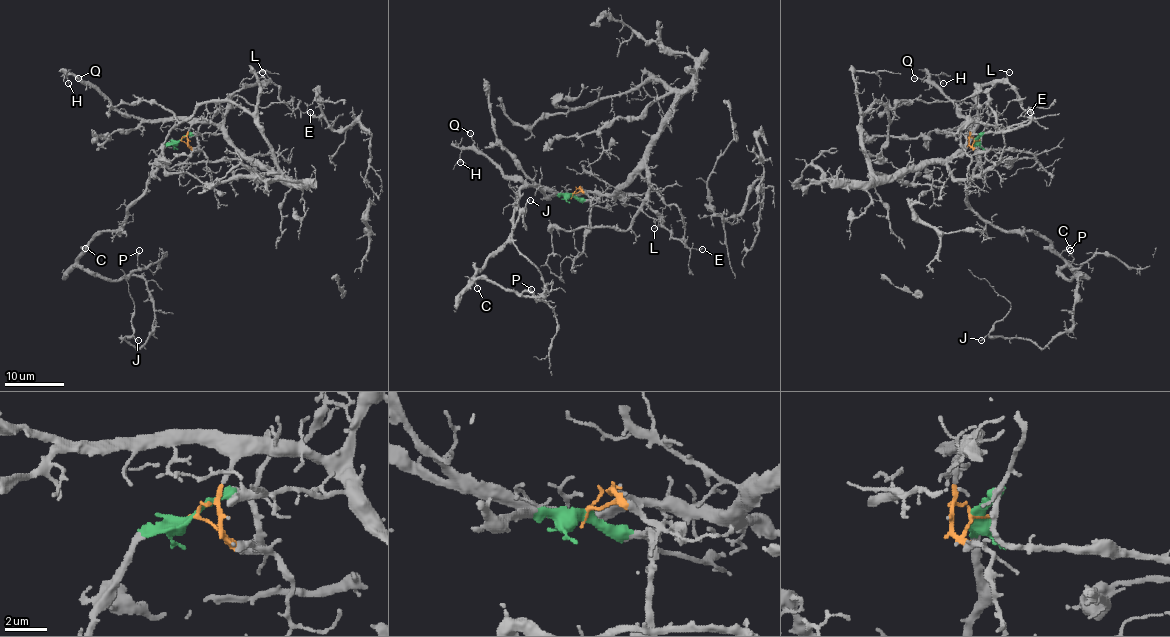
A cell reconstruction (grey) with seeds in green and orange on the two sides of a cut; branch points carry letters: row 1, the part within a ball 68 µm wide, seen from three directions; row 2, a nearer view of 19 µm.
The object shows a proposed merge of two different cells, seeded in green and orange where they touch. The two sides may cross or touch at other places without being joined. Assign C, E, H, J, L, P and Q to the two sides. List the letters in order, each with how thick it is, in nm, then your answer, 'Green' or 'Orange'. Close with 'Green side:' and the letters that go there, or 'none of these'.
C: Thickness 140 nm. Green
E: Thickness 110 nm. Orange
H: Thickness 120 nm. Orange
J: Thickness 150 nm. Green
L: Thickness 140 nm. Orange
P: Thickness 120 nm. Green
Q: Thickness 150 nm. Orange
Green side: C, J, P

